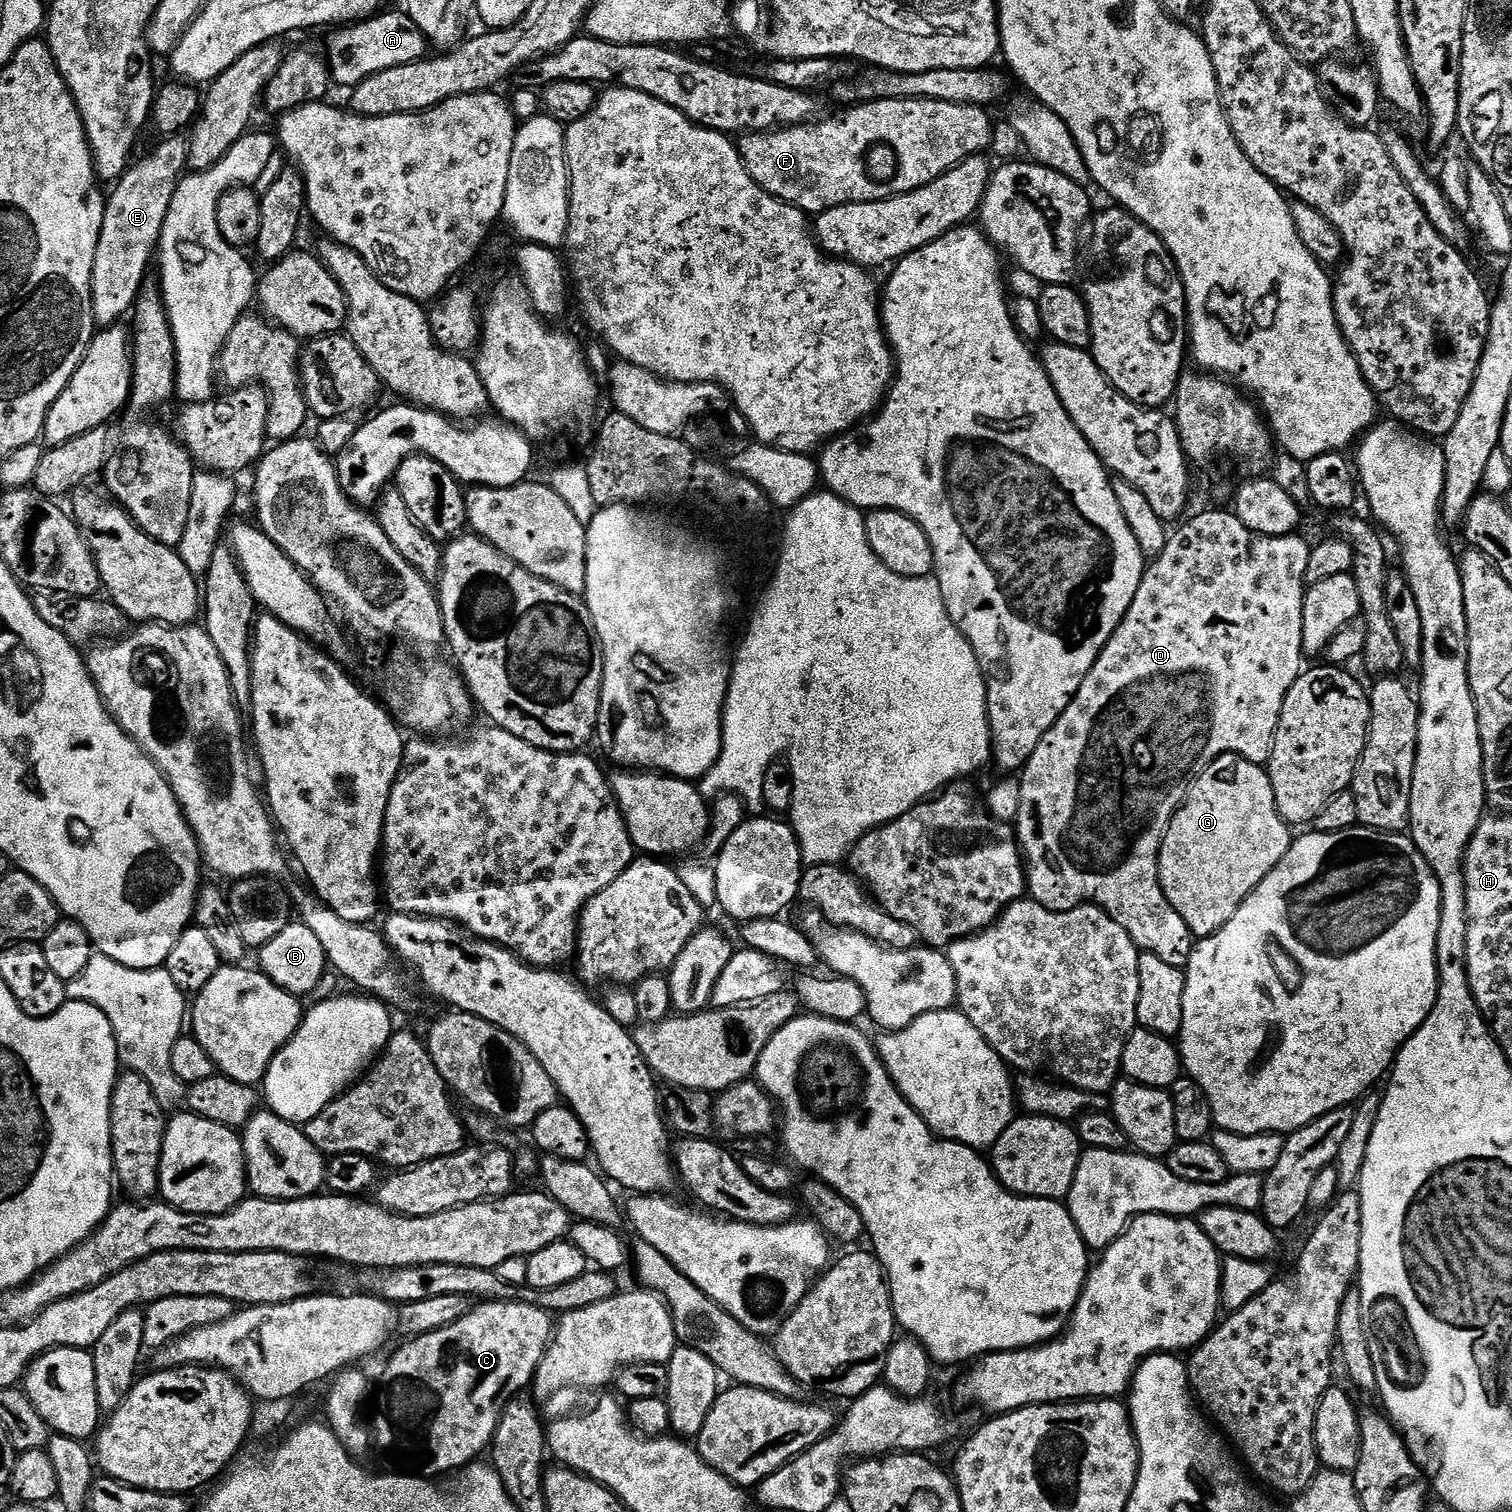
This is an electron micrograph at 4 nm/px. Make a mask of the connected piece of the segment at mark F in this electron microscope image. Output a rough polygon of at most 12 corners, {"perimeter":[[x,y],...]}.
{"perimeter":[[873,100],[739,137],[819,214],[918,190],[991,149],[983,107]]}

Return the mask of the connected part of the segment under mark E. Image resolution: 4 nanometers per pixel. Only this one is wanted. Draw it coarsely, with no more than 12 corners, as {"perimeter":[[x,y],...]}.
{"perimeter":[[169,136],[107,197],[94,254],[101,329],[133,311],[189,141]]}

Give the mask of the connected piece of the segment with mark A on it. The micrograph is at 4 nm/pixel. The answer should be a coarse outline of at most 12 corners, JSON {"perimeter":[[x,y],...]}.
{"perimeter":[[407,11],[337,27],[326,59],[337,85],[425,59]]}

